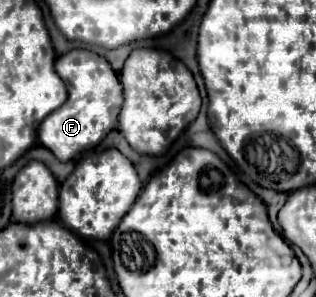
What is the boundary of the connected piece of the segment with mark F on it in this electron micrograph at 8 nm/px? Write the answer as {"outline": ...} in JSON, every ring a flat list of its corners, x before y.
{"outline":[[72,49,56,59,56,73,68,89,66,103,52,111,38,127,38,141,60,161,70,161,78,153,96,147,112,129,122,107,122,85,110,63,86,49]]}

